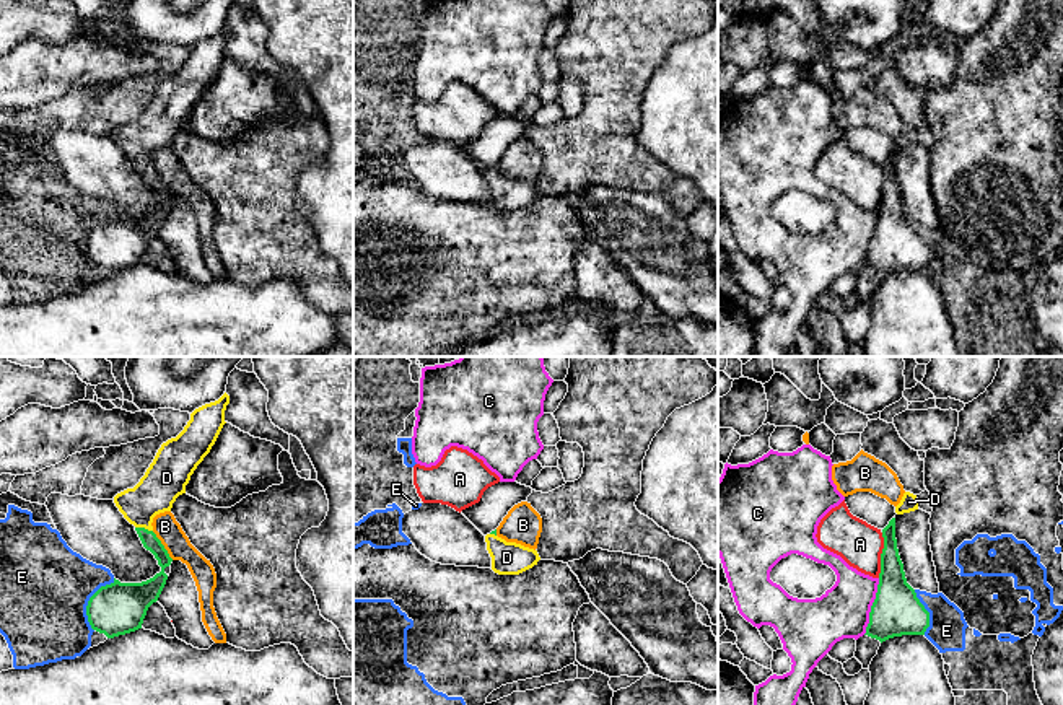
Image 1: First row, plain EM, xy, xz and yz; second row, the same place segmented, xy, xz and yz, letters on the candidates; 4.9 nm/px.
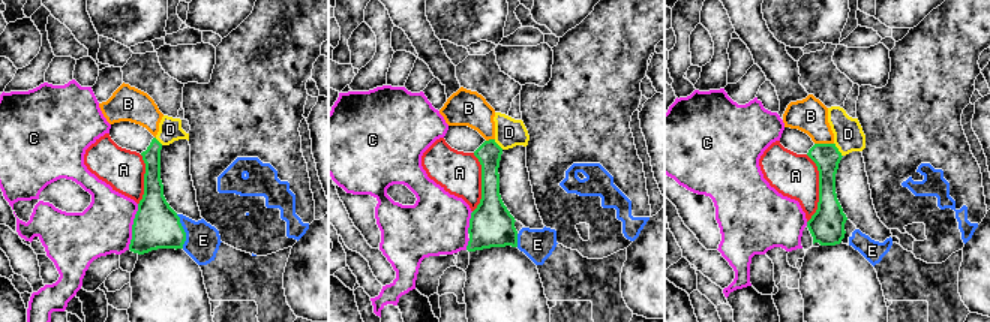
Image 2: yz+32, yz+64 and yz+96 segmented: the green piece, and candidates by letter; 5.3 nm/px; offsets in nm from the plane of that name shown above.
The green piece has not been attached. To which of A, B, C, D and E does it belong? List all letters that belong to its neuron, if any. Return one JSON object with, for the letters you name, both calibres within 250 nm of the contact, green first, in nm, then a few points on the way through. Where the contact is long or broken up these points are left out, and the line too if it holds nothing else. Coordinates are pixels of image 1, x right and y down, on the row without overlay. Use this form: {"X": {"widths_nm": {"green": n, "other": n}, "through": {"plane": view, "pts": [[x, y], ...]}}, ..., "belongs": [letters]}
{"D": {"widths_nm": {"green": 80, "other": 200}, "through": {"plane": "xy", "pts": [[148, 173], [144, 163], [144, 139], [163, 118]]}}, "belongs": ["D"]}

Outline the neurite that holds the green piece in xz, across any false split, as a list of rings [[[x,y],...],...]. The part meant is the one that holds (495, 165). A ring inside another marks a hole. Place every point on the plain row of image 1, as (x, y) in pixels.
[[[497,164],[485,171],[492,192],[492,205],[498,210],[519,210],[540,195],[537,186],[516,177],[506,177],[497,171]]]

